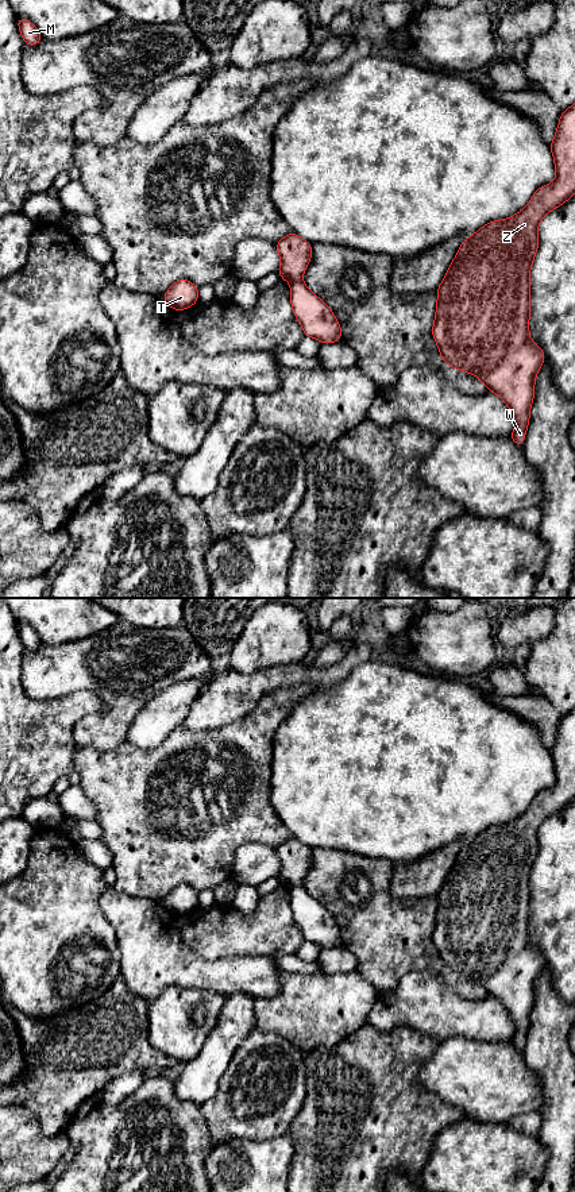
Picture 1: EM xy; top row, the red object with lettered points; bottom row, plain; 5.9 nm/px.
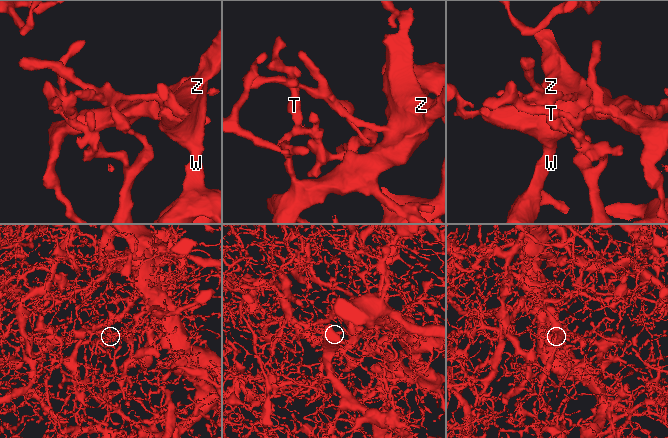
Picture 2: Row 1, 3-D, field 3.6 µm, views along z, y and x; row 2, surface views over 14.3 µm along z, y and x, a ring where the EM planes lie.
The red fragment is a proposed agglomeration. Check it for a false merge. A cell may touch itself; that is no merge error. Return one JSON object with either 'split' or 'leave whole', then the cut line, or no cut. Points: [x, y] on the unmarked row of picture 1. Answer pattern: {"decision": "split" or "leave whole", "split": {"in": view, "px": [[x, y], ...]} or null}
{"decision": "split", "split": {"in": "xy", "px": [[300, 882], [290, 887]]}}

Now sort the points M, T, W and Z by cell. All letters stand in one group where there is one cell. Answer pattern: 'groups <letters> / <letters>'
groups M / T W Z

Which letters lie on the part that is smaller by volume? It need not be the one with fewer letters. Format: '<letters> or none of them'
M

